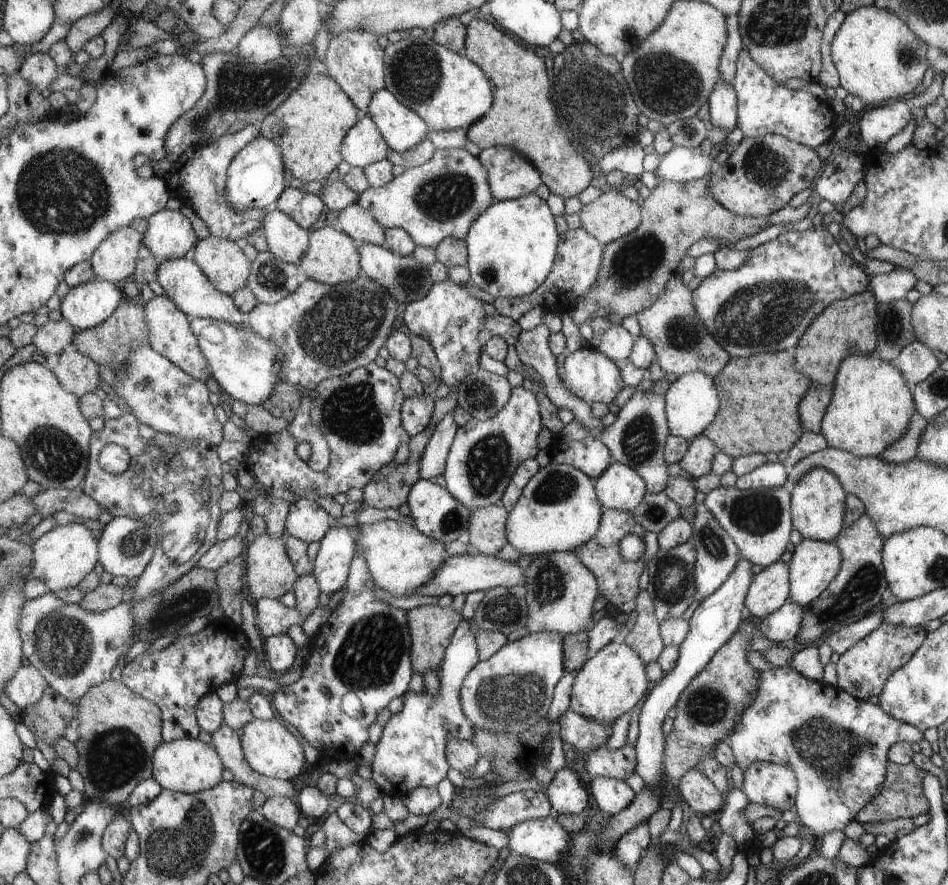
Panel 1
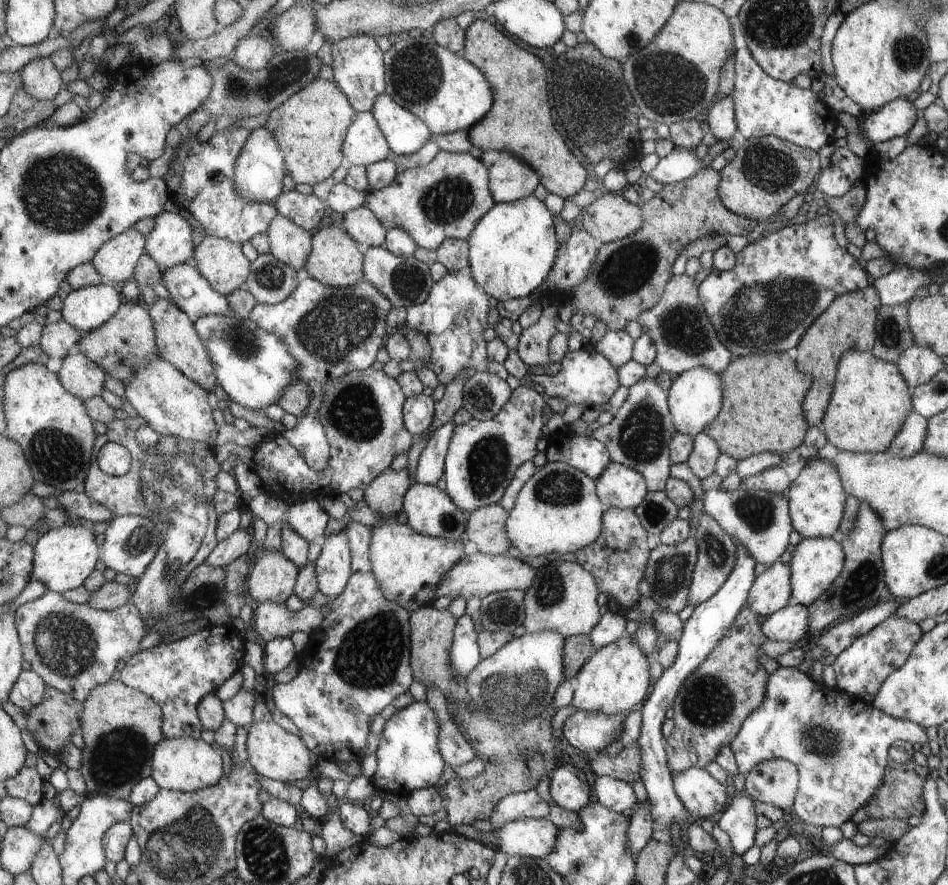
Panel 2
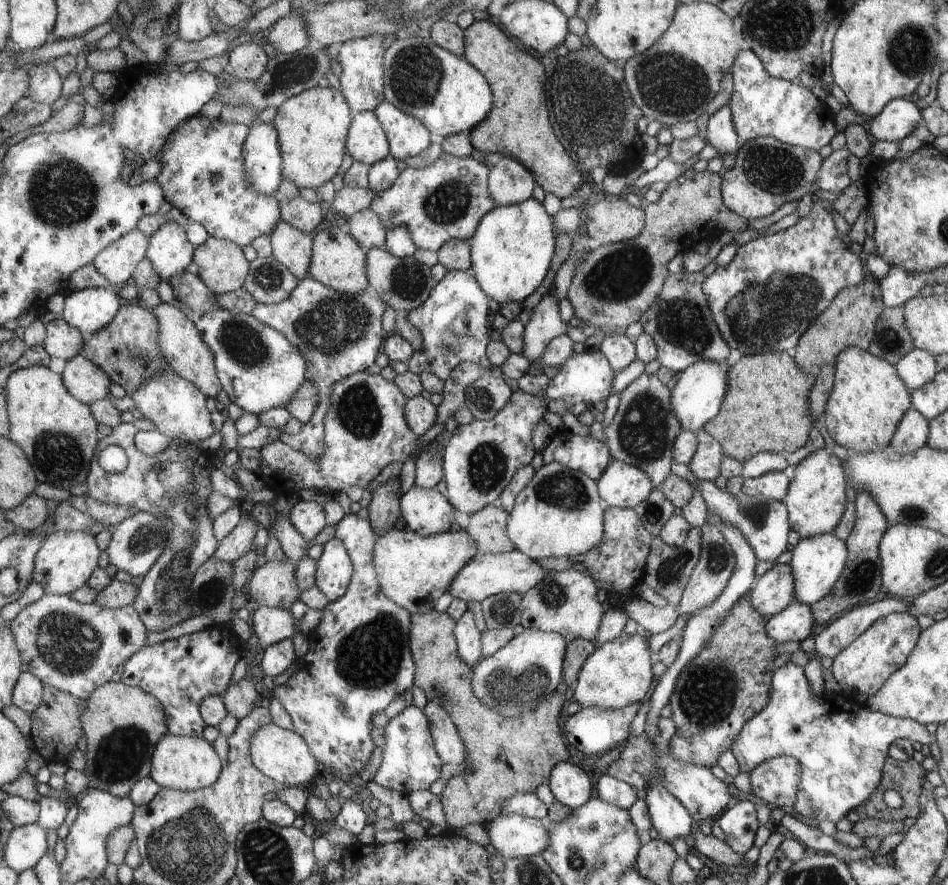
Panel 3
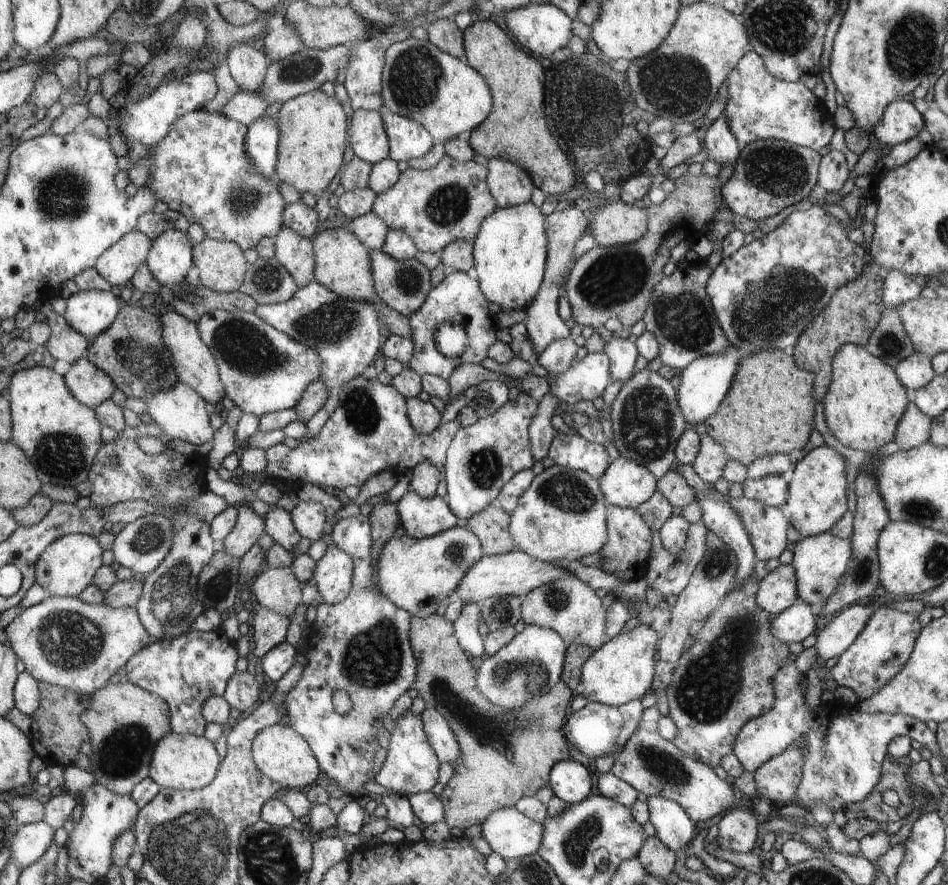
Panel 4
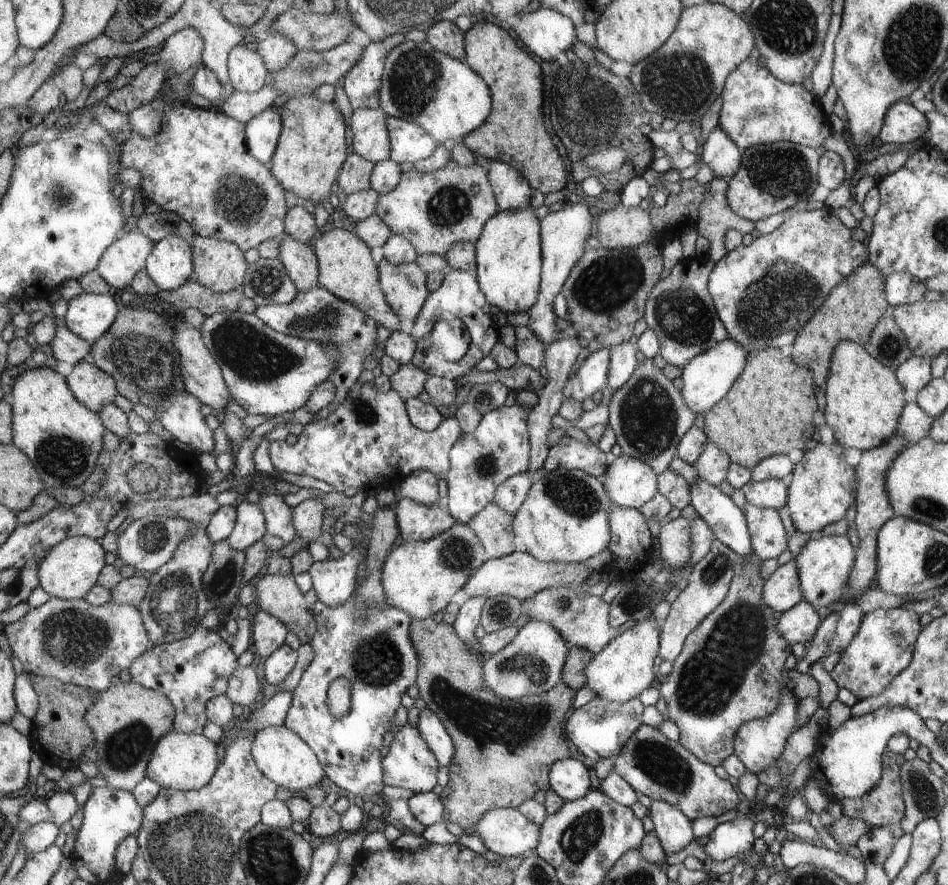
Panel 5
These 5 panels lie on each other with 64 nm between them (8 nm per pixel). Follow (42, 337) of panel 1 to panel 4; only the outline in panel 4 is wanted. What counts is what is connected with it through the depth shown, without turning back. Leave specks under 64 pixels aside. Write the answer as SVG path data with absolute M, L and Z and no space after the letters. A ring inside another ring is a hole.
M50 302L40 306L40 311L48 318L48 327L51 331L50 339L46 344L50 355L55 359L61 359L67 363L74 363L77 359L85 357L90 341L76 330L73 330L63 316L58 315L50 307Z

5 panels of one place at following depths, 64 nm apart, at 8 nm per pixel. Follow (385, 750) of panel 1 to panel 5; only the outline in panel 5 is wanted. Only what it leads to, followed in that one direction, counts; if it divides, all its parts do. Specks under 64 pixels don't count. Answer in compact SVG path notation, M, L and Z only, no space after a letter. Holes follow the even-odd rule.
M486 597L470 598L462 607L453 624L453 628L460 636L461 640L474 652L482 655L481 640L475 636L475 630L481 624L483 608L485 607ZM404 724L394 736L394 742L390 746L390 752L384 760L385 784L390 787L404 788L413 793L426 793L436 786L436 774L438 774L438 760L432 752L425 738L421 736L416 725Z

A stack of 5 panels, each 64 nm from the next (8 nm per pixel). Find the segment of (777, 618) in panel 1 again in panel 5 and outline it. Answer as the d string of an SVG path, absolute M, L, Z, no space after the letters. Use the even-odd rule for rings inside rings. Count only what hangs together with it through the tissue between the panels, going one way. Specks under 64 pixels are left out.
M802 601L789 611L778 615L778 632L790 644L803 642L808 645L818 626L820 616L814 612L809 601Z

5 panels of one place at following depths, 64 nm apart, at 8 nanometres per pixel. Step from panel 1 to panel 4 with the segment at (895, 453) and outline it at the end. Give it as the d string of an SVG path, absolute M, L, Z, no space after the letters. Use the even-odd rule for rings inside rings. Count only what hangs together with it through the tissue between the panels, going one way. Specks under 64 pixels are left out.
M913 403L906 408L905 415L897 425L894 442L902 451L908 451L929 440L931 418L923 414Z

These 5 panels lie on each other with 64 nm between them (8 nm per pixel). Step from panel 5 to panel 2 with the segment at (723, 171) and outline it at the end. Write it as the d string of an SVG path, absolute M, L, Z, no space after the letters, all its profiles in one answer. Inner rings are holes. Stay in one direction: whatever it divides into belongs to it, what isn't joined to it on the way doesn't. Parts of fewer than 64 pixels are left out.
M732 95L714 100L714 106L708 113L708 126L717 142L727 142L734 138L737 122L734 118L734 100Z

